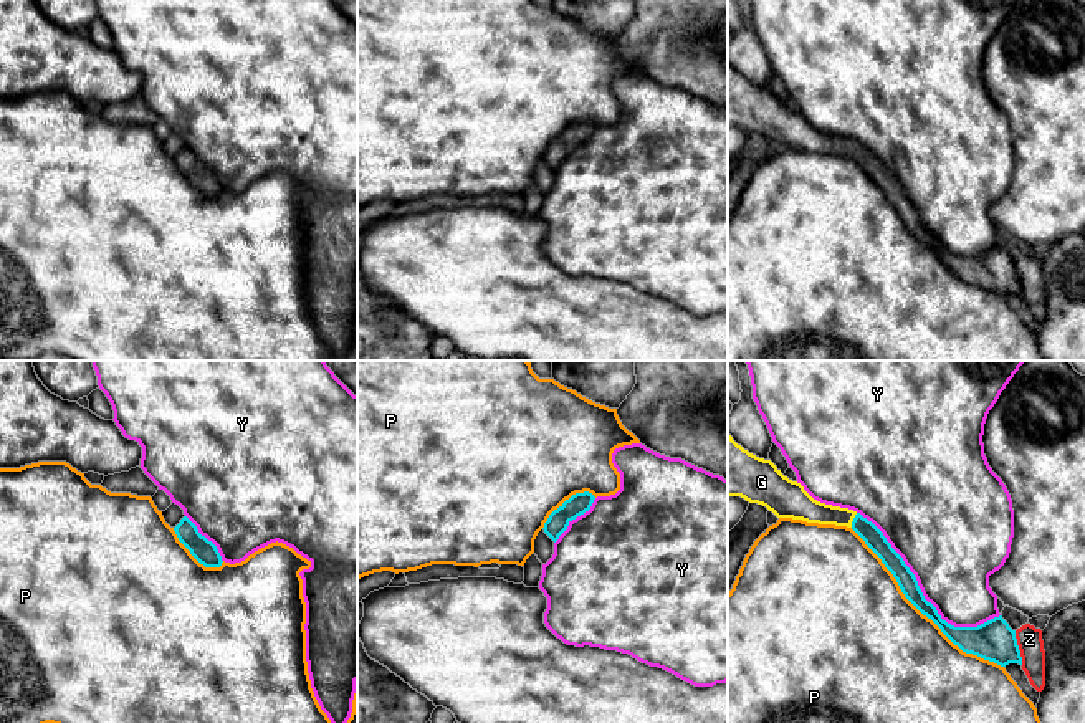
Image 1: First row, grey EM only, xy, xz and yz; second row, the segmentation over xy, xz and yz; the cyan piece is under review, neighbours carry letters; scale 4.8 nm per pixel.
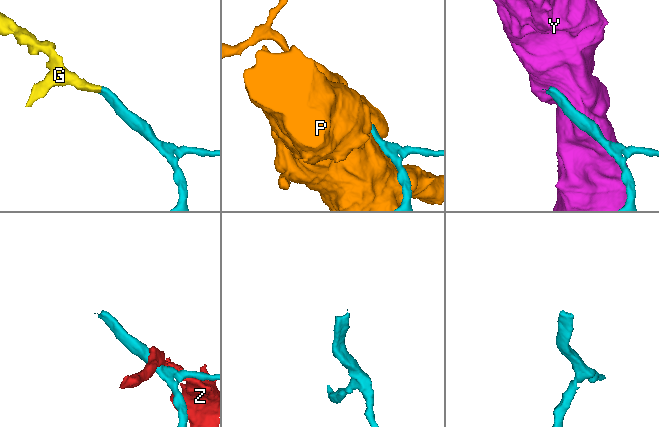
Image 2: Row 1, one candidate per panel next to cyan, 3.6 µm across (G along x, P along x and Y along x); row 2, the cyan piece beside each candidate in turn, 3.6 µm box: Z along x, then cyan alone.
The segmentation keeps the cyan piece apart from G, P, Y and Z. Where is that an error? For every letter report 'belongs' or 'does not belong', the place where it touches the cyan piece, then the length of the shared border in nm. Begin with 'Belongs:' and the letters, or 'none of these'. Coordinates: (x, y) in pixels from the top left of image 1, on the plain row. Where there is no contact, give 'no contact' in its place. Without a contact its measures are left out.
Belongs: G
G: belongs; meets cyan in yz at (854, 149); contact 80 nm long
P: does not belong; meets cyan in yz at (920, 240); contact 1000 nm long
Y: does not belong; meets cyan in yz at (922, 222); contact 850 nm long
Z: does not belong; meets cyan in yz at (1018, 277); contact 170 nm long

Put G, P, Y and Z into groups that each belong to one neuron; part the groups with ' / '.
G / P / Y / Z

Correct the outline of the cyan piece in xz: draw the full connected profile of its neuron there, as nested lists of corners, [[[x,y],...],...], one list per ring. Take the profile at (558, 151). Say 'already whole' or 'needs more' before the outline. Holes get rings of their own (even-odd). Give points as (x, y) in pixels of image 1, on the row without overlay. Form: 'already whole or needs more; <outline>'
already whole; [[[589,121],[576,122],[554,139],[544,152],[544,162],[556,172],[569,152],[590,139],[595,126]]]

